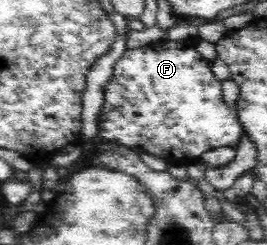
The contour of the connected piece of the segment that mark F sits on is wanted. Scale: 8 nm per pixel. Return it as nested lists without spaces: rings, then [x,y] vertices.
[[[168,44],[162,48],[127,49],[113,68],[113,76],[105,88],[105,112],[98,117],[98,134],[104,140],[121,143],[133,150],[149,153],[169,165],[188,165],[215,149],[238,148],[244,134],[238,115],[227,107],[223,97],[223,81],[214,77],[211,62],[197,47],[177,48]]]

